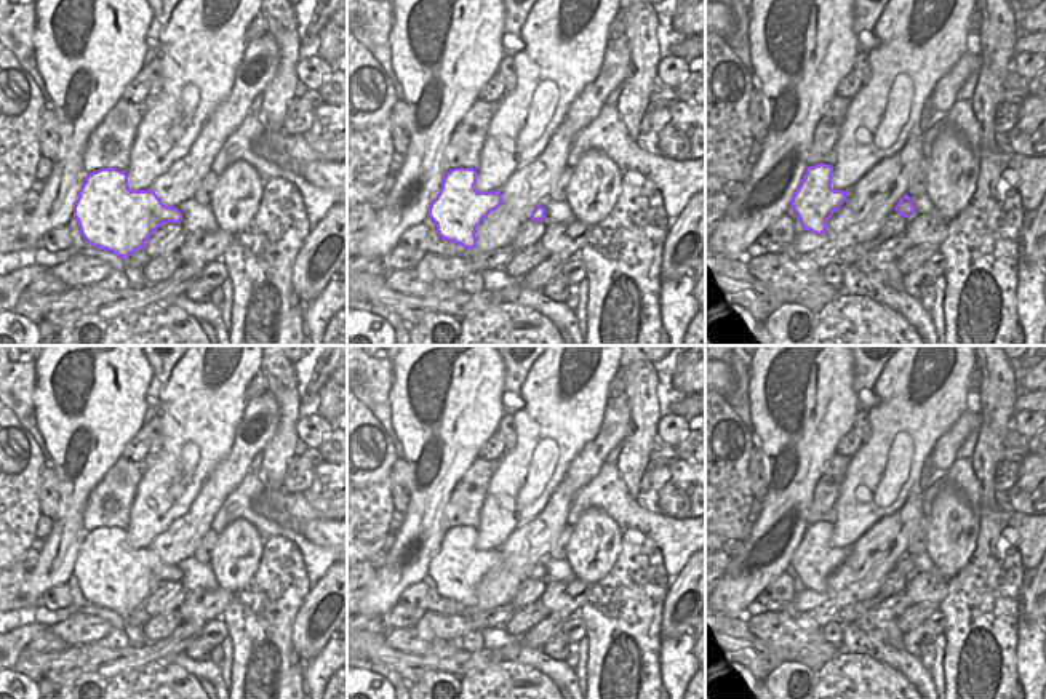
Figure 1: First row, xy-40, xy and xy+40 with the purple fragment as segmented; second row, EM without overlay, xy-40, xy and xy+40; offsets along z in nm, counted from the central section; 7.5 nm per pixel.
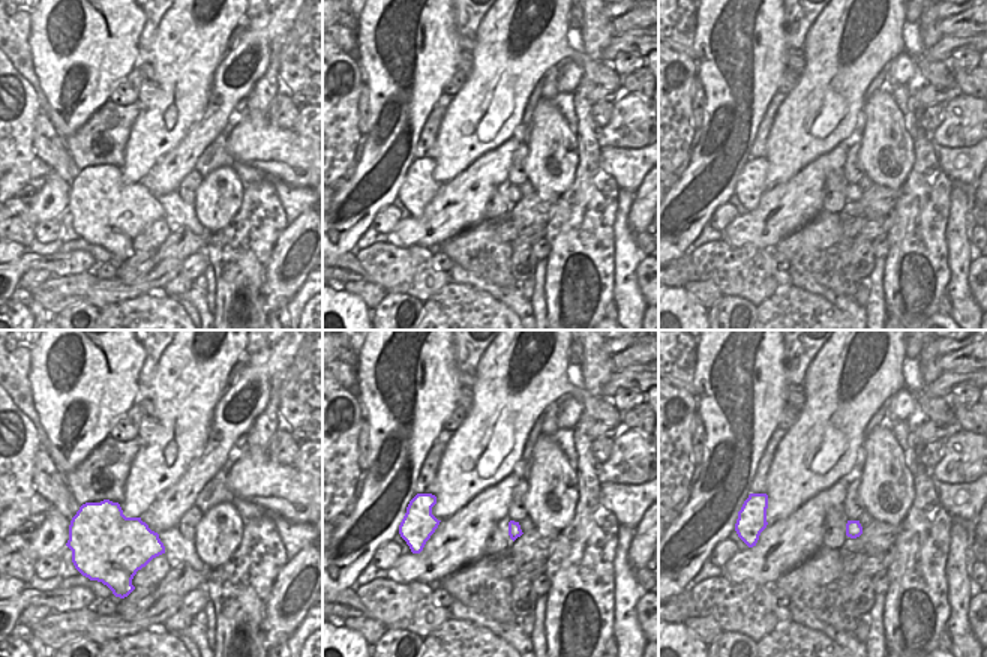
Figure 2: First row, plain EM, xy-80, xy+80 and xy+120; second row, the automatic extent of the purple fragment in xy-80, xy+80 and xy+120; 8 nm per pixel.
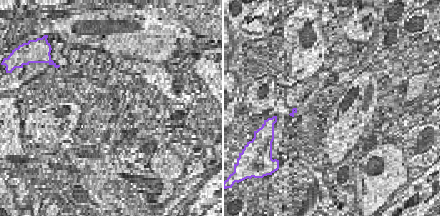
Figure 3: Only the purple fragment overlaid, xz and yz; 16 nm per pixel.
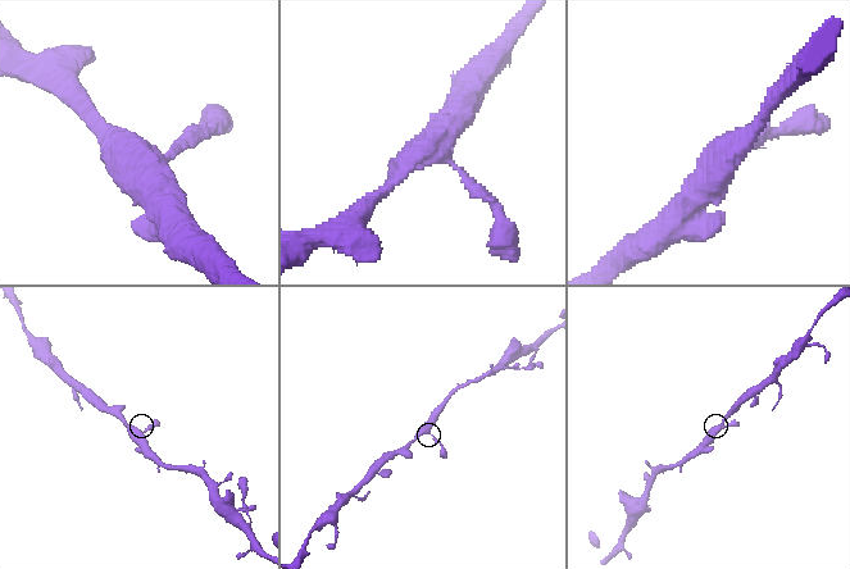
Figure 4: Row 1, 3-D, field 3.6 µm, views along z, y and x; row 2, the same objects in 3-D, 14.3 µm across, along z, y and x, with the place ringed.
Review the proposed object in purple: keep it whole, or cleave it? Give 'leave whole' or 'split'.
leave whole

